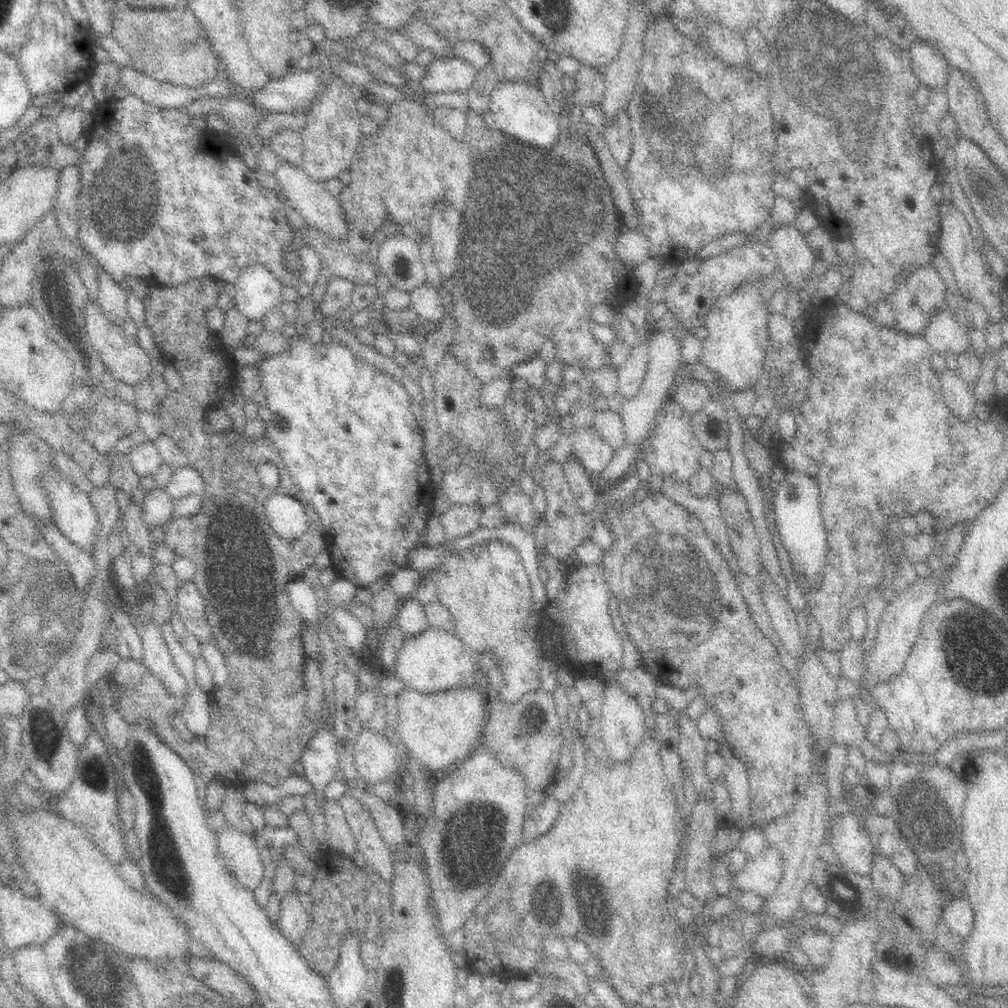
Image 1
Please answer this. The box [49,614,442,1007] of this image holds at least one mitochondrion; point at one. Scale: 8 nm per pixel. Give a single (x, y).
(80, 958)

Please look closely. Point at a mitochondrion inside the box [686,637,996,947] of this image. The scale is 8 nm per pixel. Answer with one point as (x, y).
(923, 806)

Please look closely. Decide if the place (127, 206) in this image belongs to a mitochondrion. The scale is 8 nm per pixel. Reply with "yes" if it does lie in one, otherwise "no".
yes

